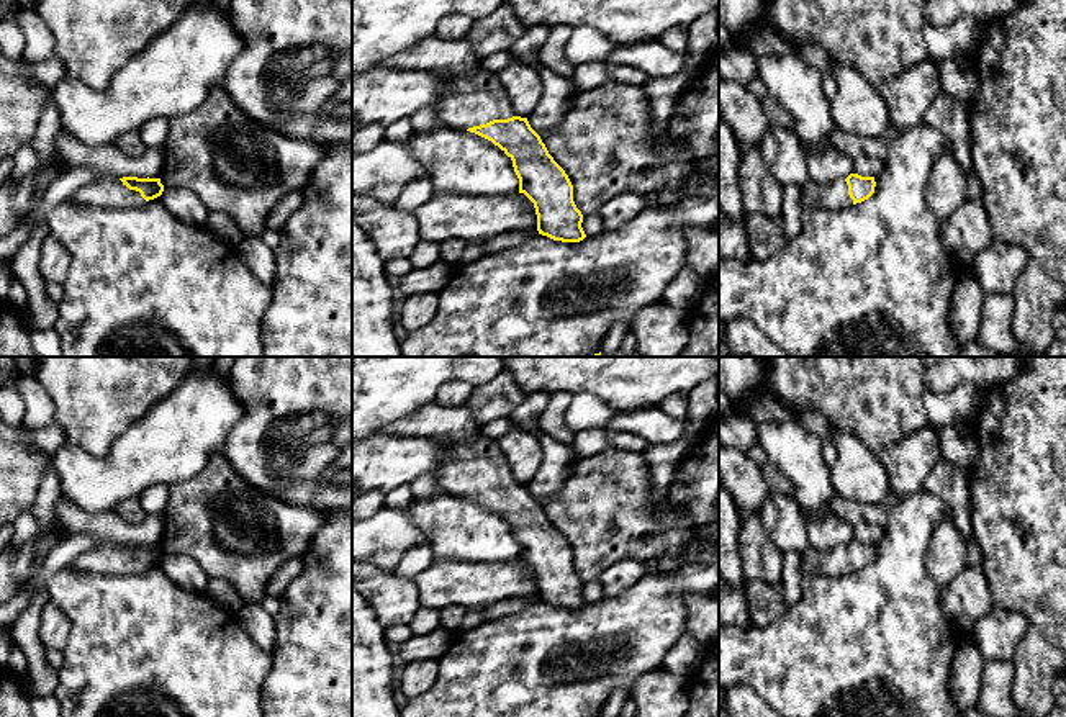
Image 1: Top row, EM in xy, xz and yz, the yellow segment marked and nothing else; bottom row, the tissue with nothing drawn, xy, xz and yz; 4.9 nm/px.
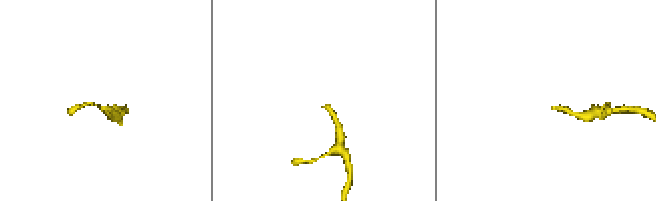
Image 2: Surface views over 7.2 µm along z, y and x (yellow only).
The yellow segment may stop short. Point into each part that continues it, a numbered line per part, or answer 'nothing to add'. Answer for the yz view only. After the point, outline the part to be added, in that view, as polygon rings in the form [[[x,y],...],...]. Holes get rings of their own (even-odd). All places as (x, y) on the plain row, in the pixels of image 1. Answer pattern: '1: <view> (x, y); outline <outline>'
1: yz (834, 562); outline [[[845,545],[835,547],[832,550],[814,550],[809,547],[801,555],[801,571],[838,578],[851,573],[853,566],[848,561],[848,552]]]

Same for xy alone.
1: xy (112, 560); outline [[[98,545],[79,558],[72,566],[87,573],[136,575],[146,570],[139,558],[129,557],[121,547]]]

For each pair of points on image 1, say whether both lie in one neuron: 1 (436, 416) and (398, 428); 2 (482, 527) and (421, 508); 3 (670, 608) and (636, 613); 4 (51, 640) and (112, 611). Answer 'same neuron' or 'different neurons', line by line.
1: same neuron
2: same neuron
3: same neuron
4: different neurons

